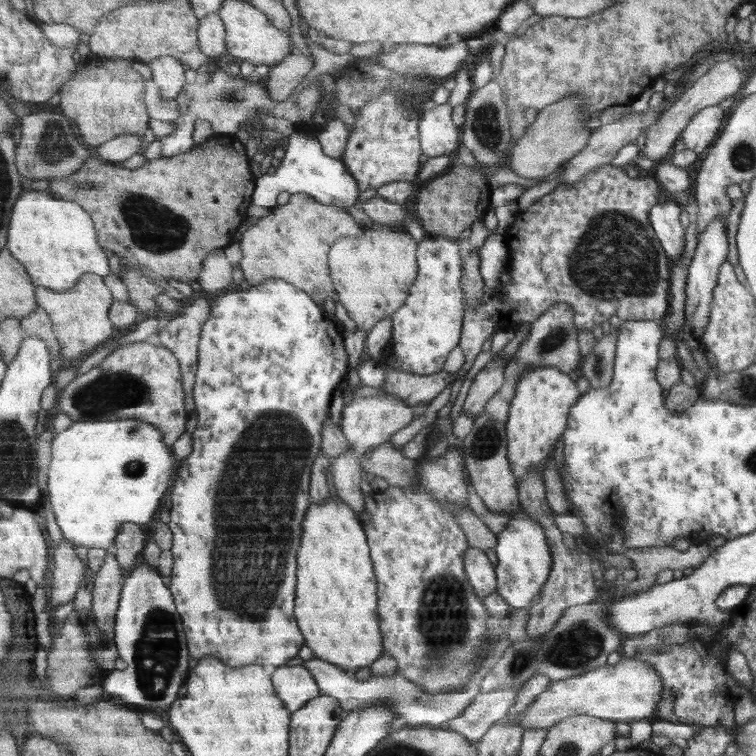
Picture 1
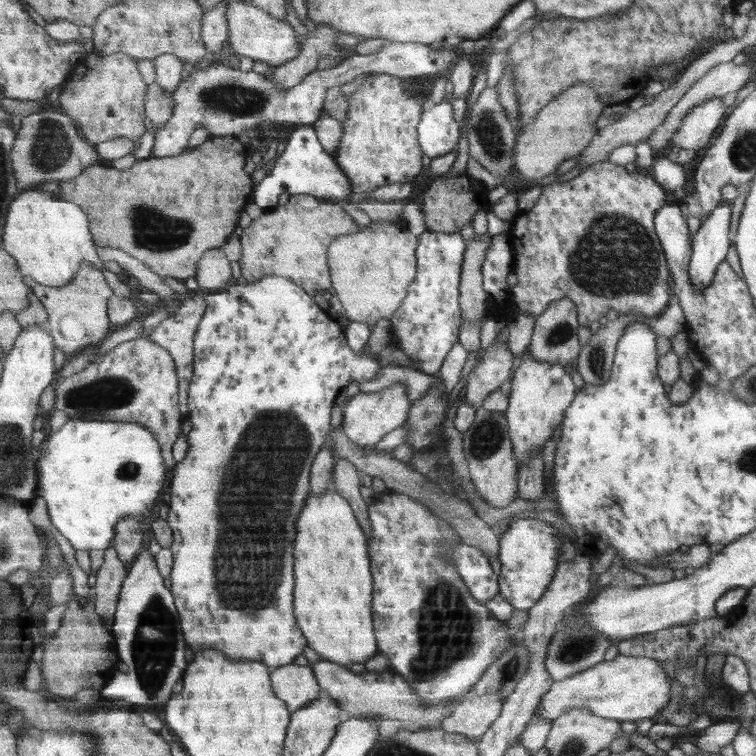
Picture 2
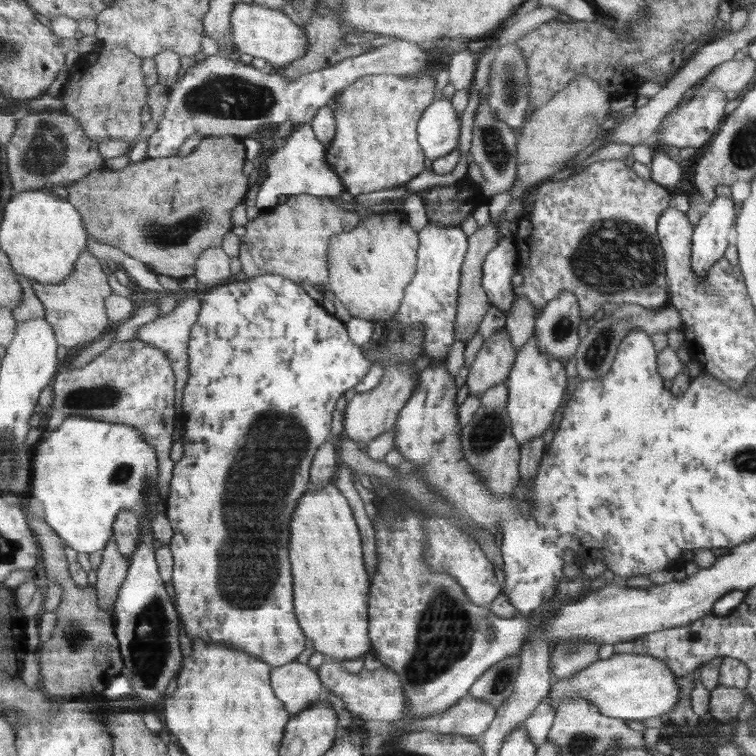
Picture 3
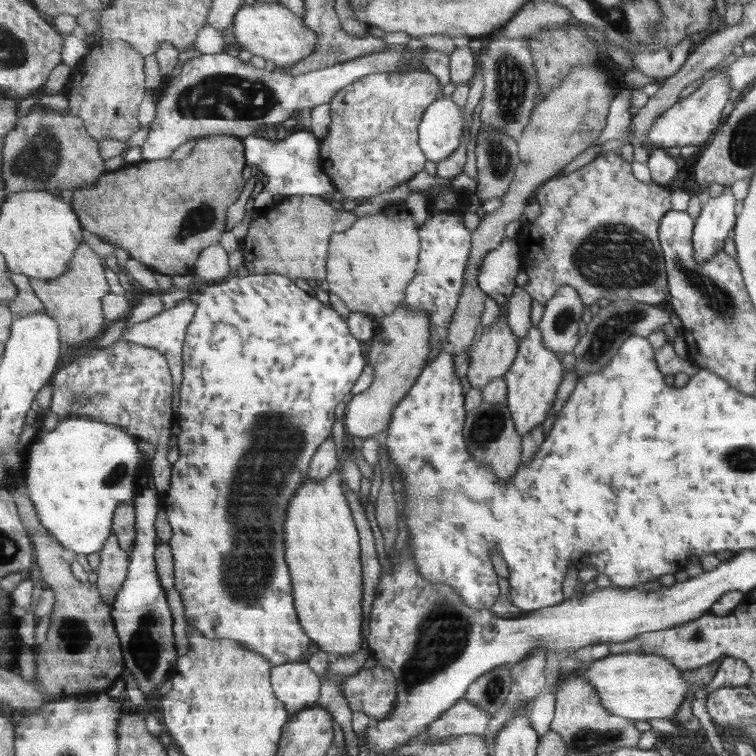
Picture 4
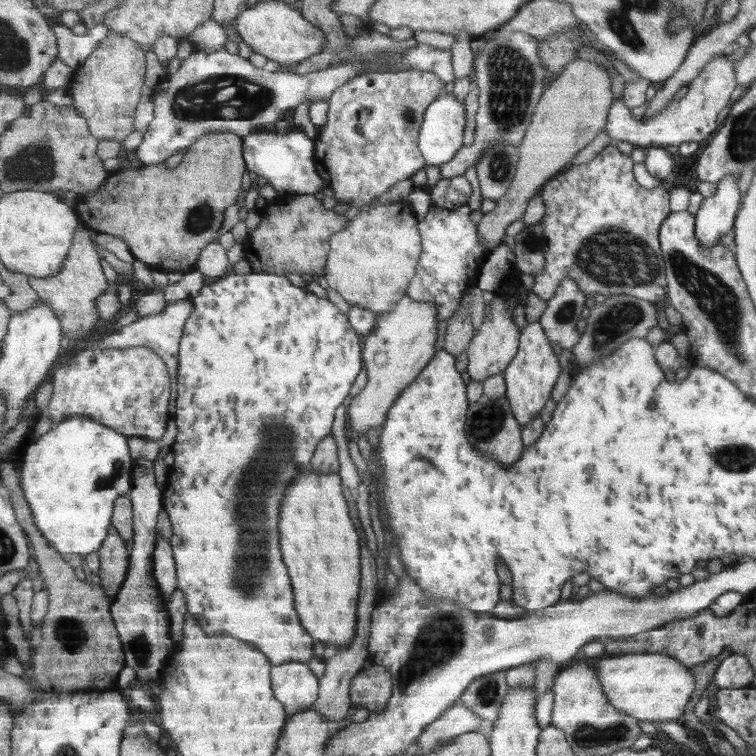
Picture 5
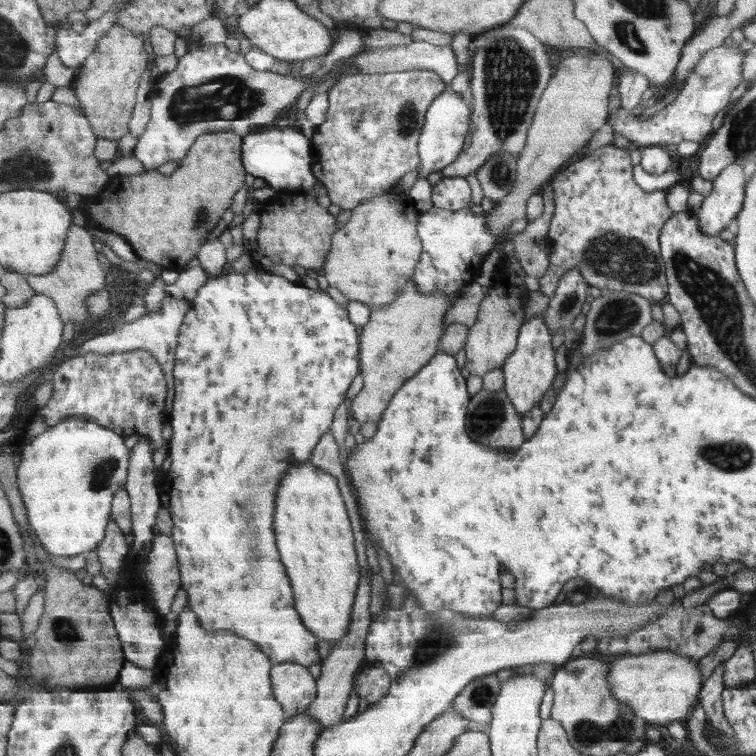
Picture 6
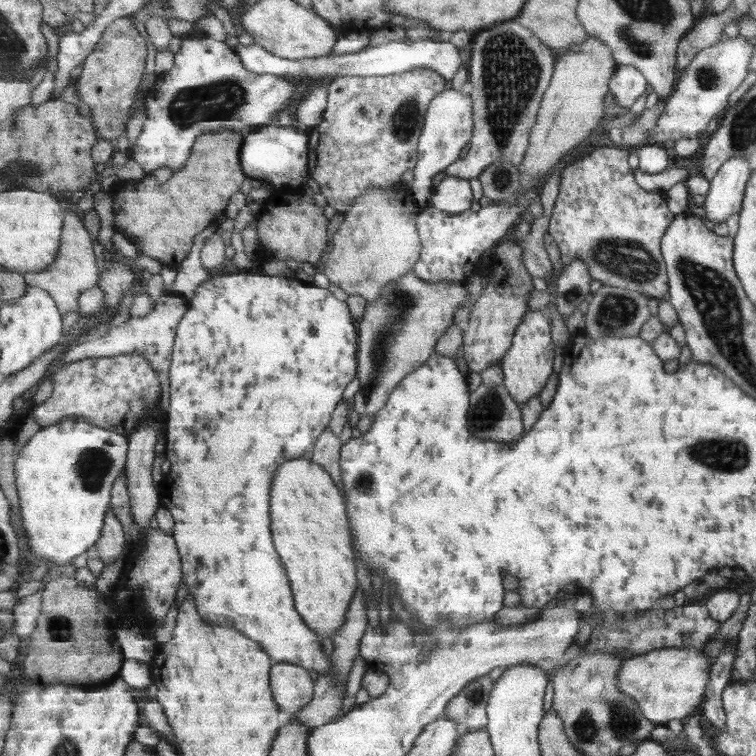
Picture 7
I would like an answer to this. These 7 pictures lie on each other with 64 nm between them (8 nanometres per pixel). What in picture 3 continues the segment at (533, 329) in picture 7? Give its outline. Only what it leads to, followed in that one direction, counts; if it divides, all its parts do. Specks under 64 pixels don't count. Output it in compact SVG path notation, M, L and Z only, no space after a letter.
M534 334L516 352L512 367L505 380L507 383L506 413L510 431L517 445L541 436L553 422L553 414L566 398L564 364L538 350Z

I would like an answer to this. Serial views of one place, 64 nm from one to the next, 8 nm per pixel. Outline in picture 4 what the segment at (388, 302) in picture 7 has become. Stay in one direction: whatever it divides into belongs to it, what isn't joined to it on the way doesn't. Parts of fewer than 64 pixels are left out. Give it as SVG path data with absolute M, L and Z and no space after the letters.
M403 302L395 313L380 320L380 328L368 350L369 363L374 366L374 381L365 392L353 396L345 408L343 424L347 437L364 439L389 430L394 410L416 385L431 354L432 319L428 314L415 311Z

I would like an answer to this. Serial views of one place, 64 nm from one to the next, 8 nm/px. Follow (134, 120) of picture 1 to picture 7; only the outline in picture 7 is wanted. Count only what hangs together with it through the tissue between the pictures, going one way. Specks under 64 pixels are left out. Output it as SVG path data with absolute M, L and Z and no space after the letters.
M119 17L103 33L95 52L82 66L84 69L78 80L80 99L90 107L94 126L103 139L111 141L125 134L125 124L130 119L137 88L147 70L147 41L135 28L133 17Z

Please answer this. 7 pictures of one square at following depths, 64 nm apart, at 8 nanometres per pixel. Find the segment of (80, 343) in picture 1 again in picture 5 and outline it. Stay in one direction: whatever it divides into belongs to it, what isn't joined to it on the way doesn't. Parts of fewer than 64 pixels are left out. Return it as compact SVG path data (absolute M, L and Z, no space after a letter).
M81 228L73 237L72 250L59 274L47 278L30 276L31 286L42 300L47 300L47 303L55 309L57 317L61 319L64 336L68 336L69 339L82 340L93 332L100 318L96 300L110 290L107 276L103 274L101 268L101 256L97 254L95 245L87 232Z

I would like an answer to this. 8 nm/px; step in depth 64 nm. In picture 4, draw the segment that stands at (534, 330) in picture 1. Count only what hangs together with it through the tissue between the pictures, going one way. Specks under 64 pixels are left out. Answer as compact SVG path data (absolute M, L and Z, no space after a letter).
M559 286L544 305L544 312L535 325L540 330L542 345L553 352L572 352L577 344L577 323L583 305L577 291L570 286Z

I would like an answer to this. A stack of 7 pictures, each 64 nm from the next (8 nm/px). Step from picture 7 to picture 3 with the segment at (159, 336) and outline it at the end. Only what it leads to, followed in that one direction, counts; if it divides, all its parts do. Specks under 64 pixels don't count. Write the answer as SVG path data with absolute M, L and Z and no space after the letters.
M196 292L187 294L181 298L177 308L173 312L163 316L162 318L156 318L153 321L144 324L138 332L139 340L148 342L153 346L163 349L169 357L169 362L173 366L173 374L175 374L175 410L184 414L183 401L185 387L189 378L189 341L192 336L192 328L199 320L201 313L201 299L197 296Z

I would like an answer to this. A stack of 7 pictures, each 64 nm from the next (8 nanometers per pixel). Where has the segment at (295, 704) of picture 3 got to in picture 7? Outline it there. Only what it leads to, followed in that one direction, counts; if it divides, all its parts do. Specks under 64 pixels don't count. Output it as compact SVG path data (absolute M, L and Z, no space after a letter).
M274 663L270 683L280 711L285 718L304 710L316 693L316 682L304 667L288 663Z

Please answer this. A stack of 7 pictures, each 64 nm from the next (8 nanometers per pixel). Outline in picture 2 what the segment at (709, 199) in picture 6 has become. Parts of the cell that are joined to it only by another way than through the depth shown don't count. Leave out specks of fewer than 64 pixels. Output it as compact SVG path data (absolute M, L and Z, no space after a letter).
M723 202L707 215L707 218L701 220L696 234L690 240L690 259L688 262L688 279L689 284L696 290L704 290L705 286L709 286L712 281L717 265L724 260L727 248L729 248L729 215L731 206L730 203Z

